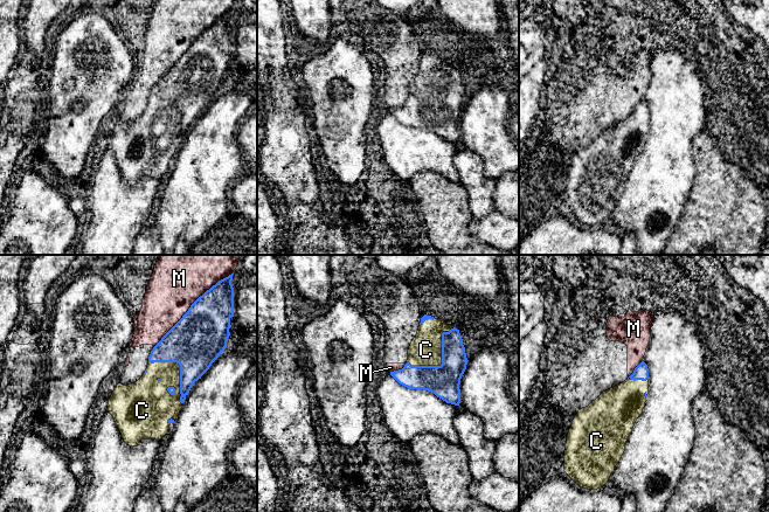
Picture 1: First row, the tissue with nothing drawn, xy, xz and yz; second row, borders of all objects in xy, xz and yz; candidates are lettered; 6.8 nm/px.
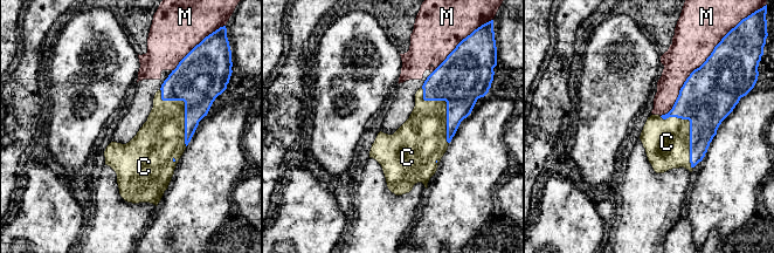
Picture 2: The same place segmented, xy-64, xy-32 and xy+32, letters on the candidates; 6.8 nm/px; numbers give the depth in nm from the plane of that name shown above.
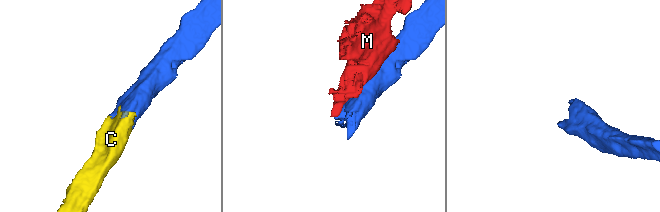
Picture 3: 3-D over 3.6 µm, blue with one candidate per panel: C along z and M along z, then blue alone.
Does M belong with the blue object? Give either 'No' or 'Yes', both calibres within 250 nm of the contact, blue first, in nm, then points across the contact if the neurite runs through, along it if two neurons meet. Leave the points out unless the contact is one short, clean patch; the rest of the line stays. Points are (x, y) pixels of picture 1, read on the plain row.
No. Thickness 360 nm (blue) against 340 nm

